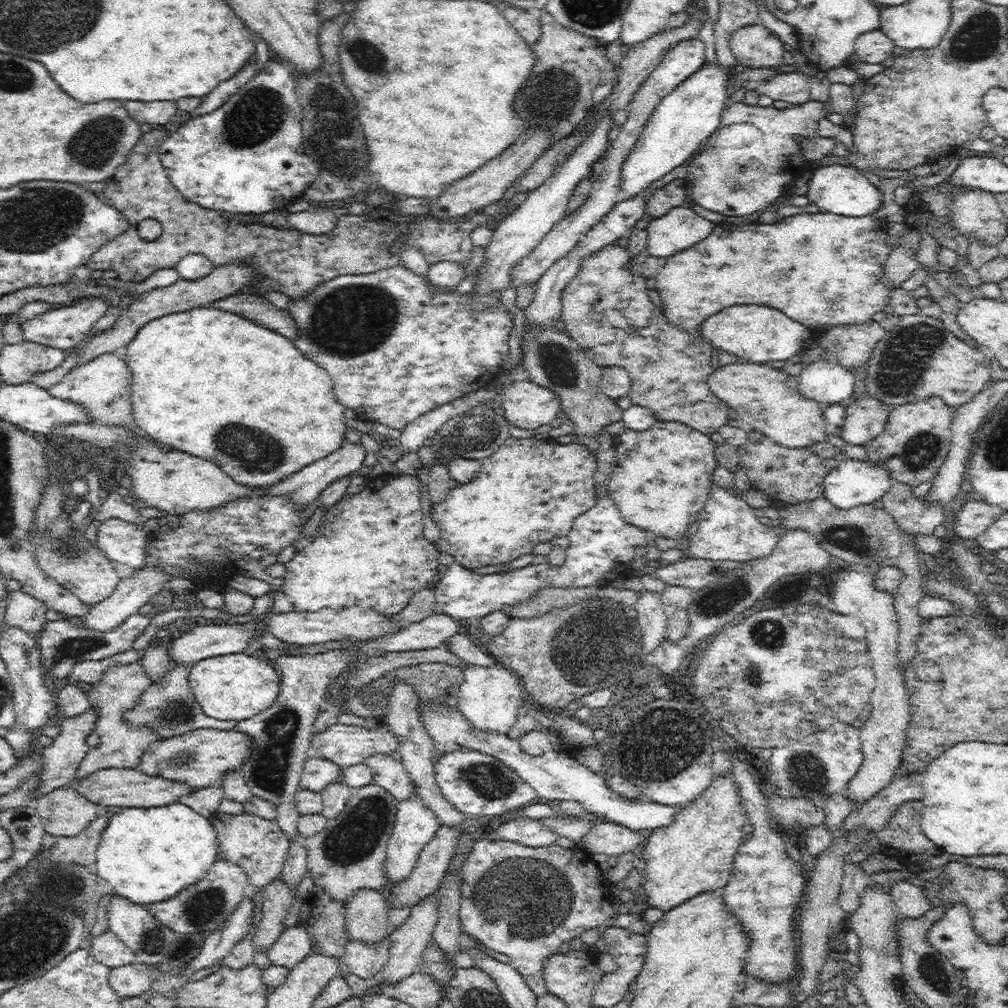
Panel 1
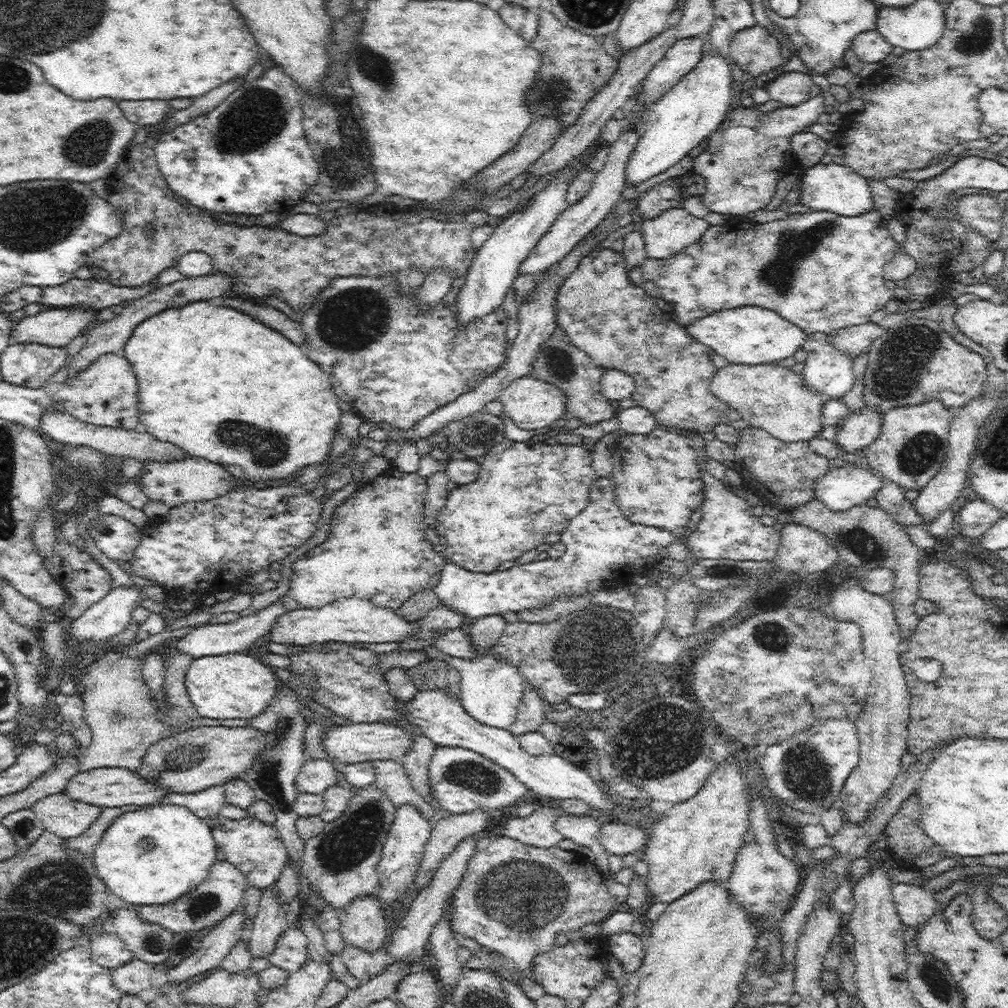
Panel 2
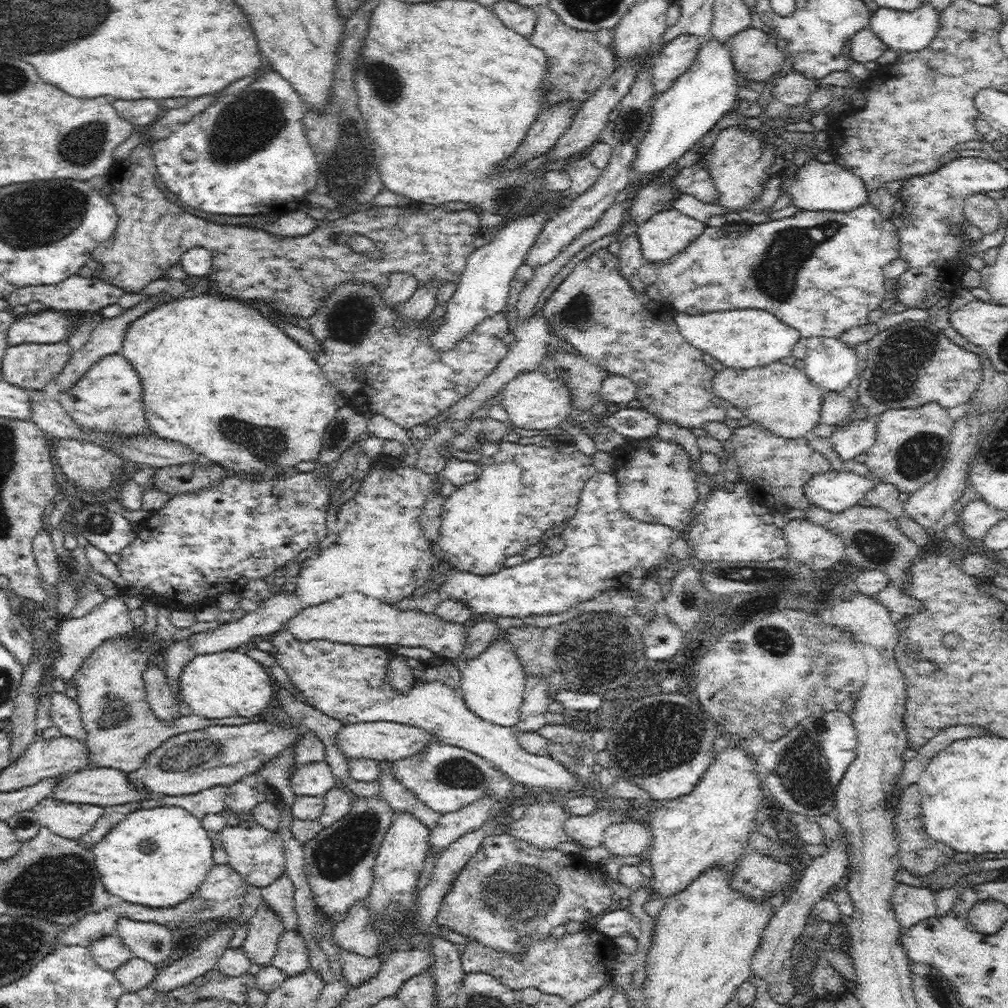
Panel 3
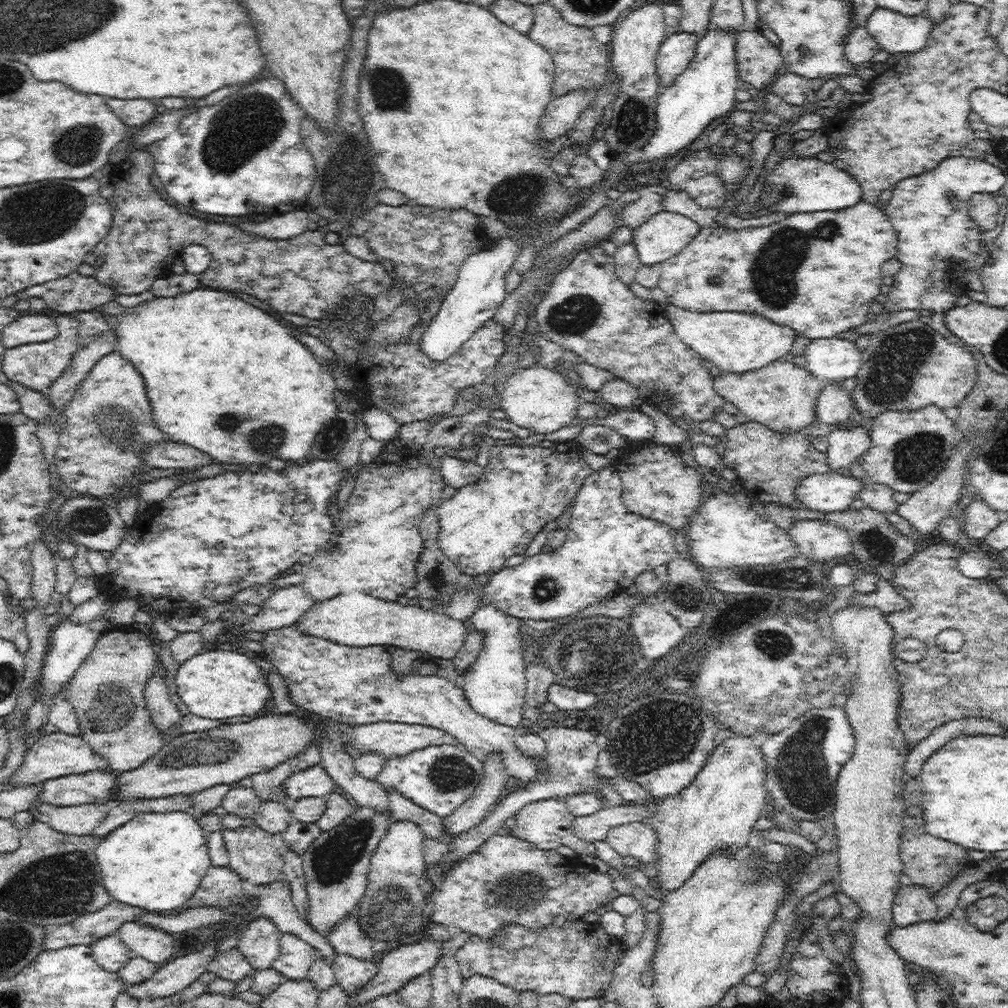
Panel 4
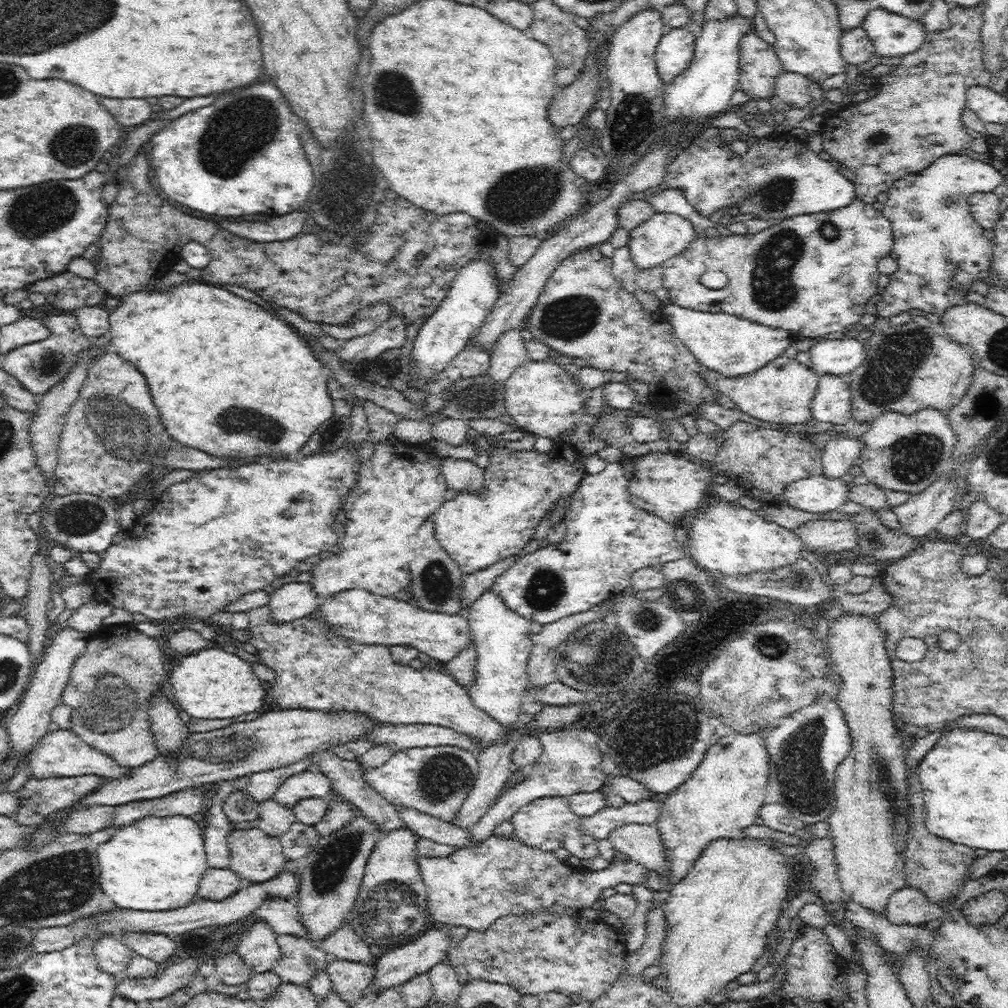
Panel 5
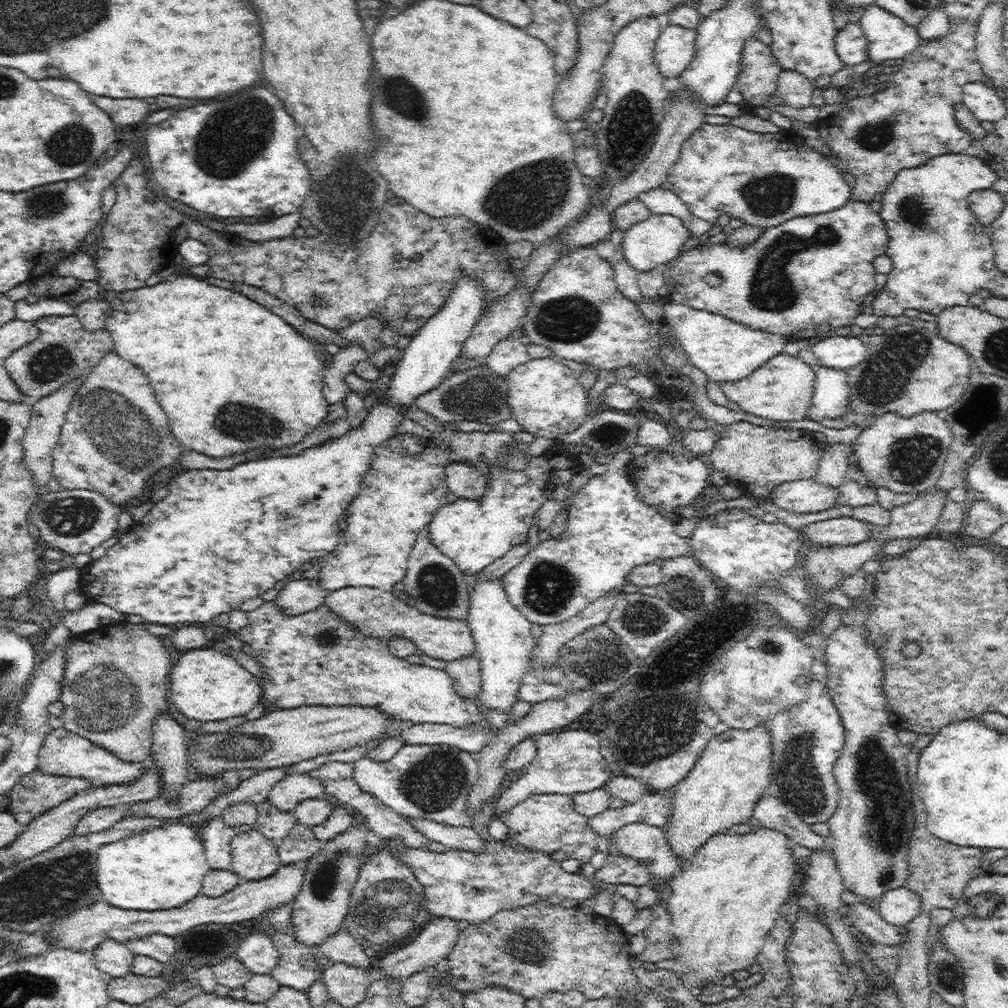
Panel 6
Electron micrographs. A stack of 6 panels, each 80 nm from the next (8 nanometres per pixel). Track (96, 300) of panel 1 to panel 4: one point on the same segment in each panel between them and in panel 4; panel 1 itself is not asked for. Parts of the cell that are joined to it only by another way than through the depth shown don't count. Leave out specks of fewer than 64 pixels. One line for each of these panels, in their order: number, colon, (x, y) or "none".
2: (55, 327)
3: (51, 326)
4: (29, 328)

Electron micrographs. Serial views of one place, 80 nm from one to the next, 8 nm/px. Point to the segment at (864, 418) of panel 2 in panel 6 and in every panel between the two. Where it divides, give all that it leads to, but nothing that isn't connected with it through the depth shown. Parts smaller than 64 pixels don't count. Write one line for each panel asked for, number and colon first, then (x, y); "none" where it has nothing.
3: (855, 436)
4: (844, 446)
5: (840, 451)
6: (833, 465)

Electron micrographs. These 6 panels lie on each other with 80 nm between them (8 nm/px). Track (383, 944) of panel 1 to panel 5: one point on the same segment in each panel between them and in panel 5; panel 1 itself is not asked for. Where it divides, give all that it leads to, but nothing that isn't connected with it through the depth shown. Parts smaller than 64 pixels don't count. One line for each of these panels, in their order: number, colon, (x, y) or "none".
2: (363, 965)
3: (357, 970)
4: (351, 973)
5: (350, 979)

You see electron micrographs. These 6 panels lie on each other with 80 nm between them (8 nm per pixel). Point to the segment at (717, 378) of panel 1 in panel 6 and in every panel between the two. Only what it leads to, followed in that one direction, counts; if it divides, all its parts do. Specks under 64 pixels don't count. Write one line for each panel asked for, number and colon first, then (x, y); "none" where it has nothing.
2: (768, 396)
3: (783, 399)
4: (782, 396)
5: (781, 392)
6: (781, 389)

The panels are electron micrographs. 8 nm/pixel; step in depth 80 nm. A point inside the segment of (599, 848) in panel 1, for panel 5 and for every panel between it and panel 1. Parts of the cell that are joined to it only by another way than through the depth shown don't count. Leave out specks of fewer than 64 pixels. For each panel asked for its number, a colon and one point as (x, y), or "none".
2: (617, 838)
3: (630, 838)
4: (638, 839)
5: (642, 843)

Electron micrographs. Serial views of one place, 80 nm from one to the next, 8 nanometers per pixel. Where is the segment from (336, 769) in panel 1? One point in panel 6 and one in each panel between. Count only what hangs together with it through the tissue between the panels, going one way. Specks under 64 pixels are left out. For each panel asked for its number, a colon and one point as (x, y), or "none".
2: (316, 775)
3: (314, 778)
4: (314, 781)
5: (311, 783)
6: (285, 795)

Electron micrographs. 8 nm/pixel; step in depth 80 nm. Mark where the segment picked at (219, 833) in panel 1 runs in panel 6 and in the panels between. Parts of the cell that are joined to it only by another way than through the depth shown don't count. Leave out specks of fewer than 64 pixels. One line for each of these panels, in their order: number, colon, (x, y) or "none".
2: (256, 848)
3: (257, 854)
4: (256, 855)
5: (255, 856)
6: (254, 856)

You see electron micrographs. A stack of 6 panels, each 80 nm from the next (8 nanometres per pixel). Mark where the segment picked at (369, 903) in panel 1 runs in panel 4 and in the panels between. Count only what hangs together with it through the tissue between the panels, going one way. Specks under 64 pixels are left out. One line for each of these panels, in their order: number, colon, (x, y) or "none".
2: (364, 926)
3: (355, 933)
4: (347, 937)

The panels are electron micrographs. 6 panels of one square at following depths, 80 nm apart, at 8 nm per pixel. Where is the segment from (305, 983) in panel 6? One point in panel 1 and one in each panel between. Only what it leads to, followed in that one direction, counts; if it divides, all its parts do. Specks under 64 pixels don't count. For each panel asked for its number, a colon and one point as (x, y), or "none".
1: (294, 944)
2: (290, 953)
3: (292, 956)
4: (296, 957)
5: (300, 957)

